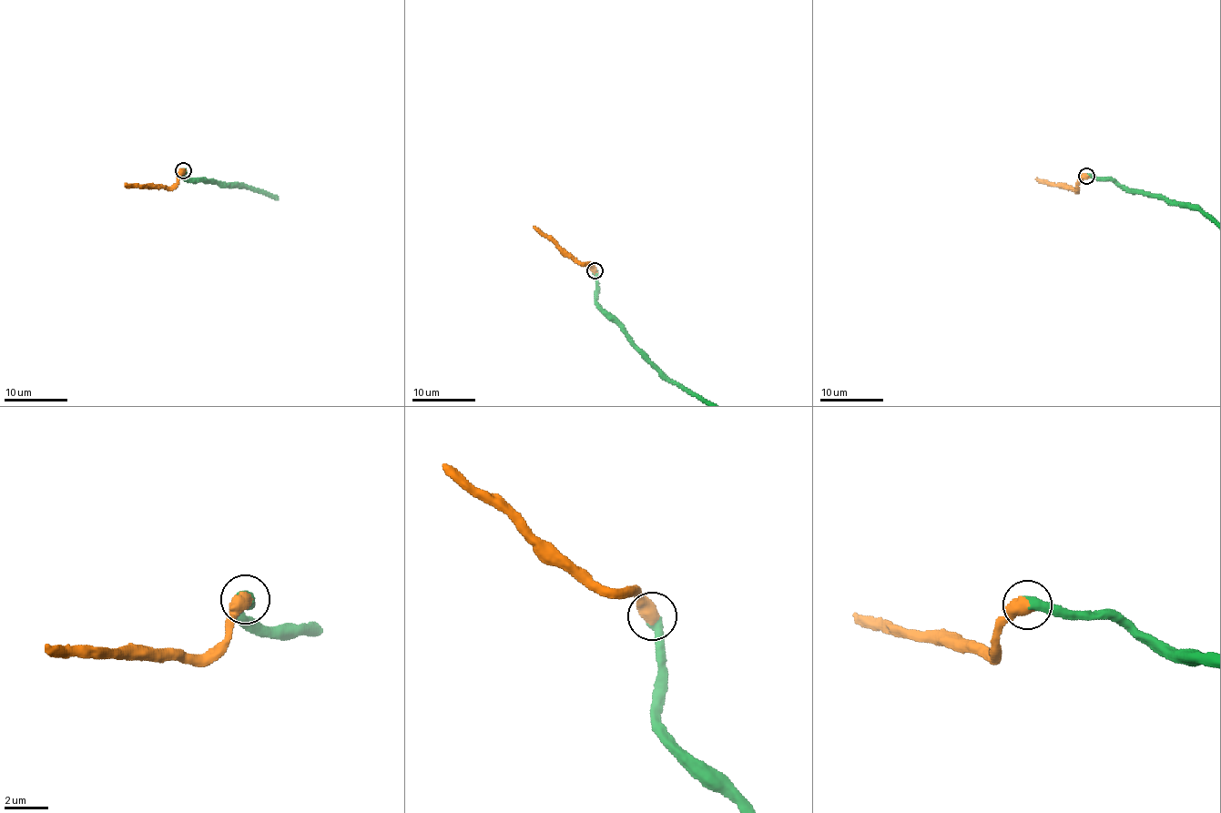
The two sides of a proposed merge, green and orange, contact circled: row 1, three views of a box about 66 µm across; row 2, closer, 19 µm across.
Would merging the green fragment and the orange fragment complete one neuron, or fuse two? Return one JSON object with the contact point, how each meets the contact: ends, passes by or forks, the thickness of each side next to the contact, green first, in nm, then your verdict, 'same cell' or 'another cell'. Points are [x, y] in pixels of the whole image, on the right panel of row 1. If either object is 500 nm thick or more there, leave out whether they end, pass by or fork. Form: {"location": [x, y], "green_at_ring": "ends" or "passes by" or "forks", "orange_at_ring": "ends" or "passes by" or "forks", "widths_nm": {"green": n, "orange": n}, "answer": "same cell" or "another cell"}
{"location": [1086, 176], "widths_nm": {"green": 500, "orange": 650}, "answer": "same cell"}

